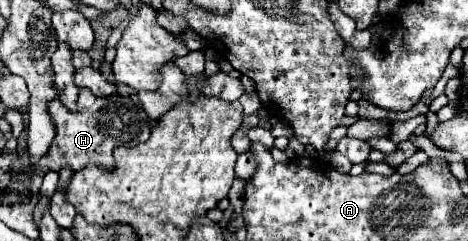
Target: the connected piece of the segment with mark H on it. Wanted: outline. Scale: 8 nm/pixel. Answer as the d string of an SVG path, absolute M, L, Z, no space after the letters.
M80 90L78 108L70 112L60 96L50 100L48 114L54 122L54 142L50 146L48 156L54 158L54 168L72 168L74 172L82 170L86 164L96 162L102 168L114 168L112 150L116 146L136 146L138 142L146 142L150 138L150 118L142 110L140 102L134 98L122 98L120 94L112 94L106 98L92 96L88 90Z

